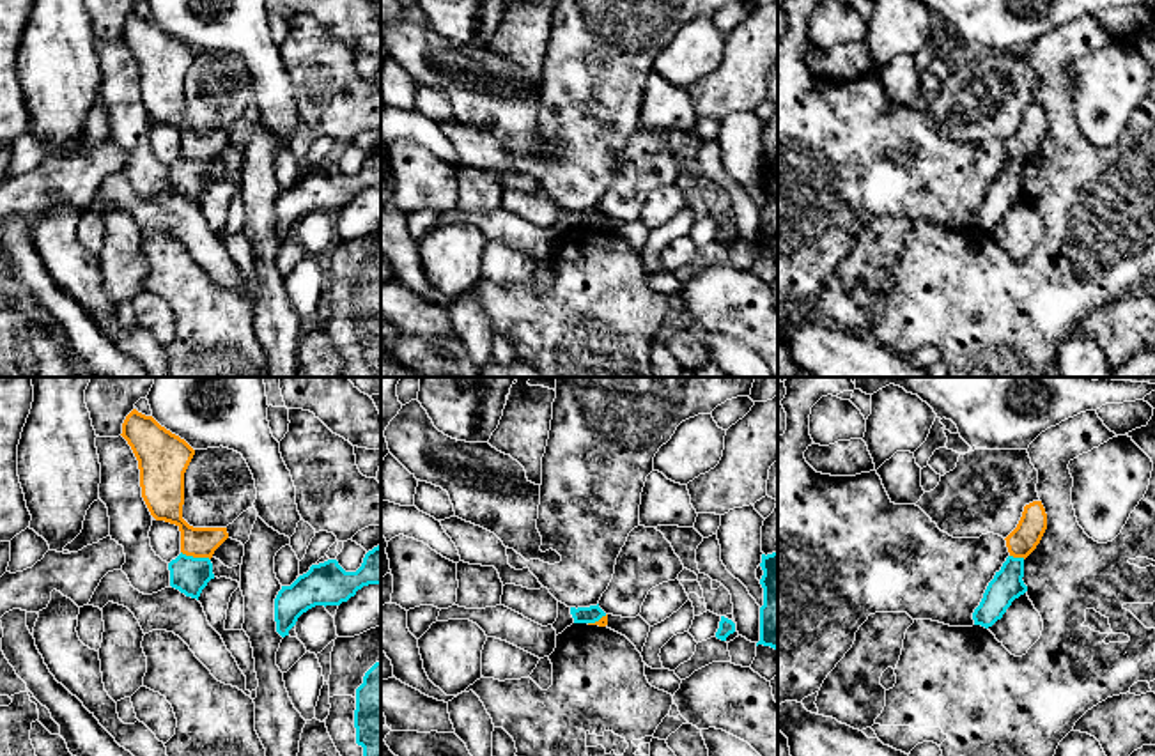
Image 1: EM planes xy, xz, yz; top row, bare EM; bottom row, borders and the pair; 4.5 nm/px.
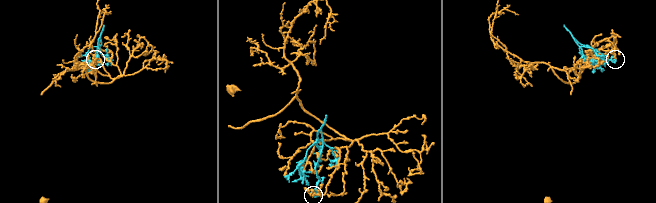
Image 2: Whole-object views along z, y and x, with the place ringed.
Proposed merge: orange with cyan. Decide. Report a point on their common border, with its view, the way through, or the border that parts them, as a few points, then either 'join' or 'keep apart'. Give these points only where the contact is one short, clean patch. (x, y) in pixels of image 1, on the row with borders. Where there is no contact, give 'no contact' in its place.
contact xy (195, 556); border xy (181, 551), (209, 560); keep apart

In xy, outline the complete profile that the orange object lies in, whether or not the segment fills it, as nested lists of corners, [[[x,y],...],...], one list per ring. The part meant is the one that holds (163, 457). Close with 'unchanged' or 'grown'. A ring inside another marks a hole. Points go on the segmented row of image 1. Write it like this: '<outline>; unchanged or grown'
[[[136,409],[126,416],[120,436],[138,460],[142,498],[151,515],[179,528],[182,554],[211,559],[229,538],[227,528],[193,528],[182,519],[184,473],[195,450]]]; unchanged

